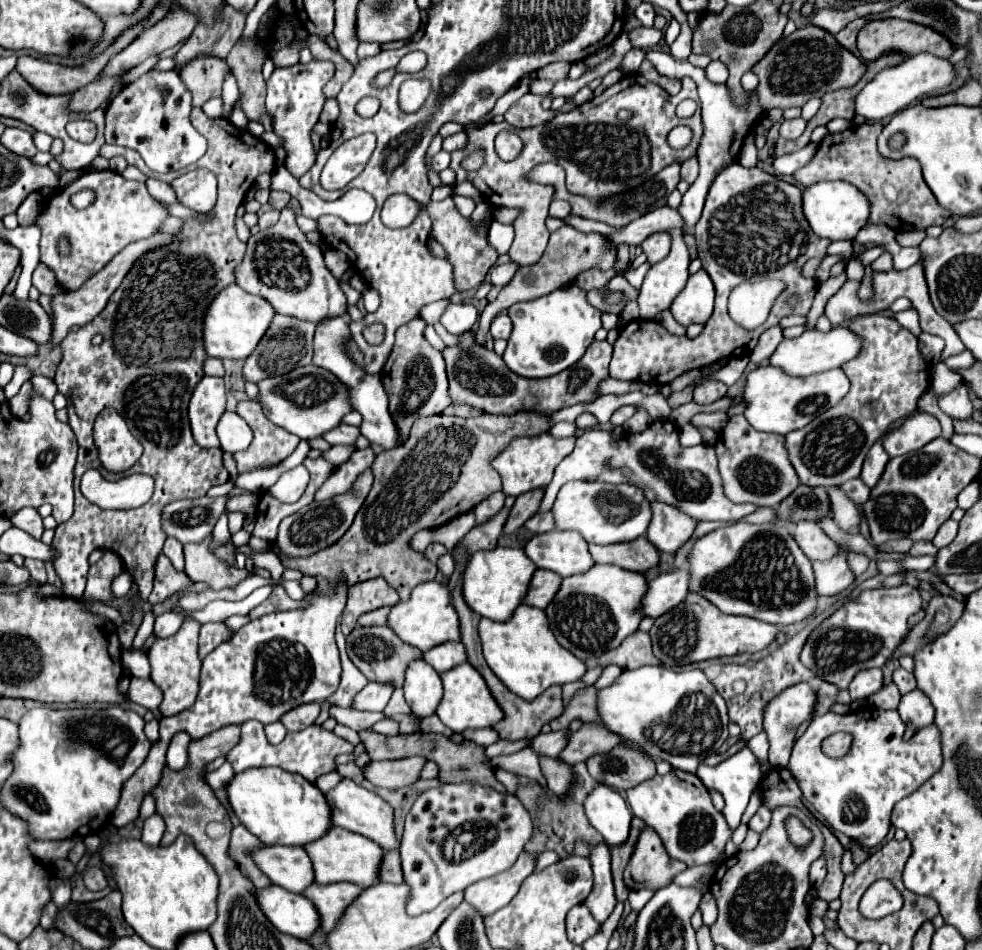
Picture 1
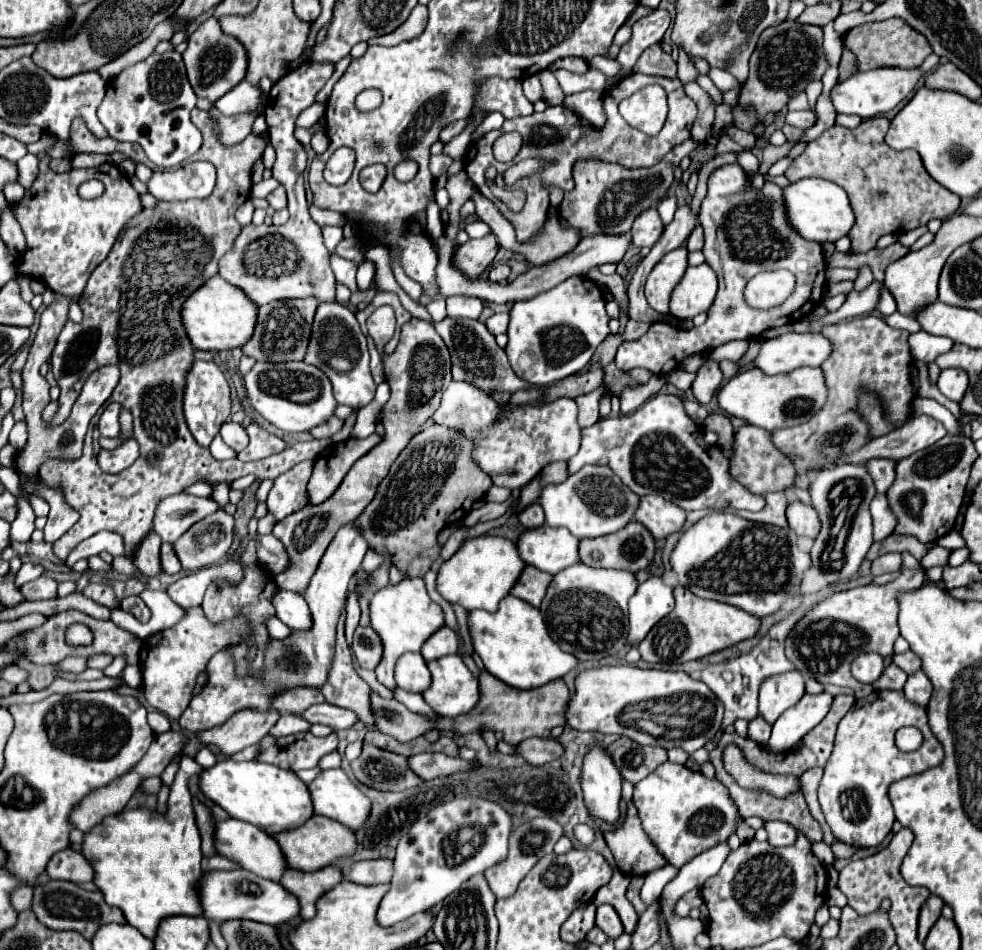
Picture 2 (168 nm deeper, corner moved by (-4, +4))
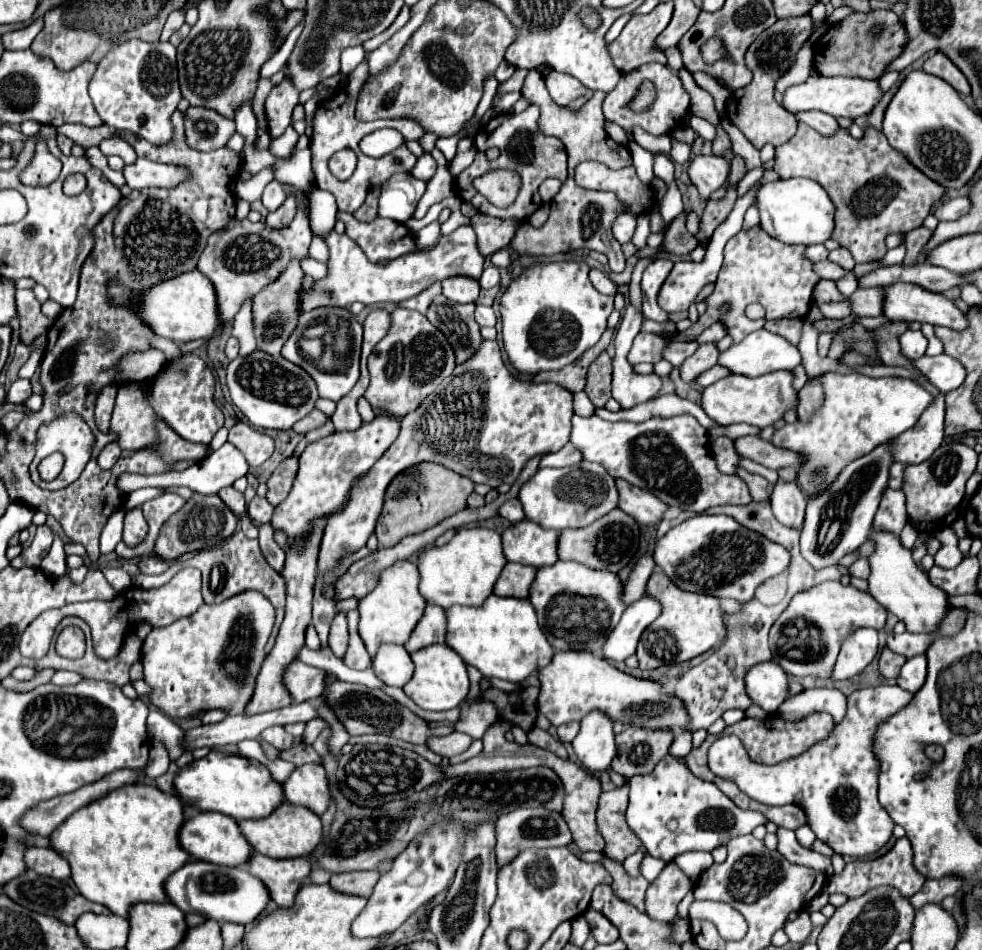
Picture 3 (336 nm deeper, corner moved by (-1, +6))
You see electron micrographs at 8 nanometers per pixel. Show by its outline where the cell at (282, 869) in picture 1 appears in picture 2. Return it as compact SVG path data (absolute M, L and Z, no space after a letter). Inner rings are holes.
M229 818L225 822L217 822L215 826L215 848L221 856L227 856L229 860L239 862L245 870L267 878L267 880L275 880L279 882L281 876L285 874L285 868L289 868L289 864L285 862L285 856L281 856L281 848L277 844L277 840L273 840L273 836L269 836L267 832L263 832L261 828Z

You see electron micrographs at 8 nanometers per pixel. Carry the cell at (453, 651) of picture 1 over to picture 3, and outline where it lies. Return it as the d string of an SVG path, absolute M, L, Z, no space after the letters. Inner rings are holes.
M426 604L422 618L418 620L418 626L412 630L404 648L408 652L414 652L414 650L426 648L430 644L444 644L444 636L446 636L444 608L434 606L434 604Z

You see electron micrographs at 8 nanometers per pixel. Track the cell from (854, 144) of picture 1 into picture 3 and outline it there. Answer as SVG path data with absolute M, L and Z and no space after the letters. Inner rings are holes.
M798 122L798 132L792 140L776 148L774 170L780 178L804 176L826 188L836 208L832 240L848 248L858 264L880 260L886 254L888 234L906 234L922 226L932 204L946 192L920 170L914 170L886 142L886 136L874 128L868 128L862 140L854 140L844 128L832 138L824 138L804 122Z

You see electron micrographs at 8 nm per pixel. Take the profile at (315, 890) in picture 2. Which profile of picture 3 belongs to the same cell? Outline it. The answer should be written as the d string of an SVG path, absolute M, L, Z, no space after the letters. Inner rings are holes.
M254 852L250 856L250 864L246 864L246 870L262 880L272 902L276 902L280 908L290 908L304 878L310 874L310 862L306 858L276 860Z

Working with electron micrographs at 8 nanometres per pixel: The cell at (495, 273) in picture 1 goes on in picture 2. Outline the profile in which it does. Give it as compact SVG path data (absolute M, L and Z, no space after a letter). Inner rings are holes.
M495 264L495 266L489 270L489 280L493 280L493 282L503 282L503 280L507 280L509 272L511 272L511 268L509 268L507 264Z

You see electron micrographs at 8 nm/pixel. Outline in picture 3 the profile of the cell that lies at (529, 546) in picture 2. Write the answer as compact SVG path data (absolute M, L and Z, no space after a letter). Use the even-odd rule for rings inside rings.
M522 520L502 532L504 558L534 568L552 566L558 562L558 530L546 530L536 522Z

